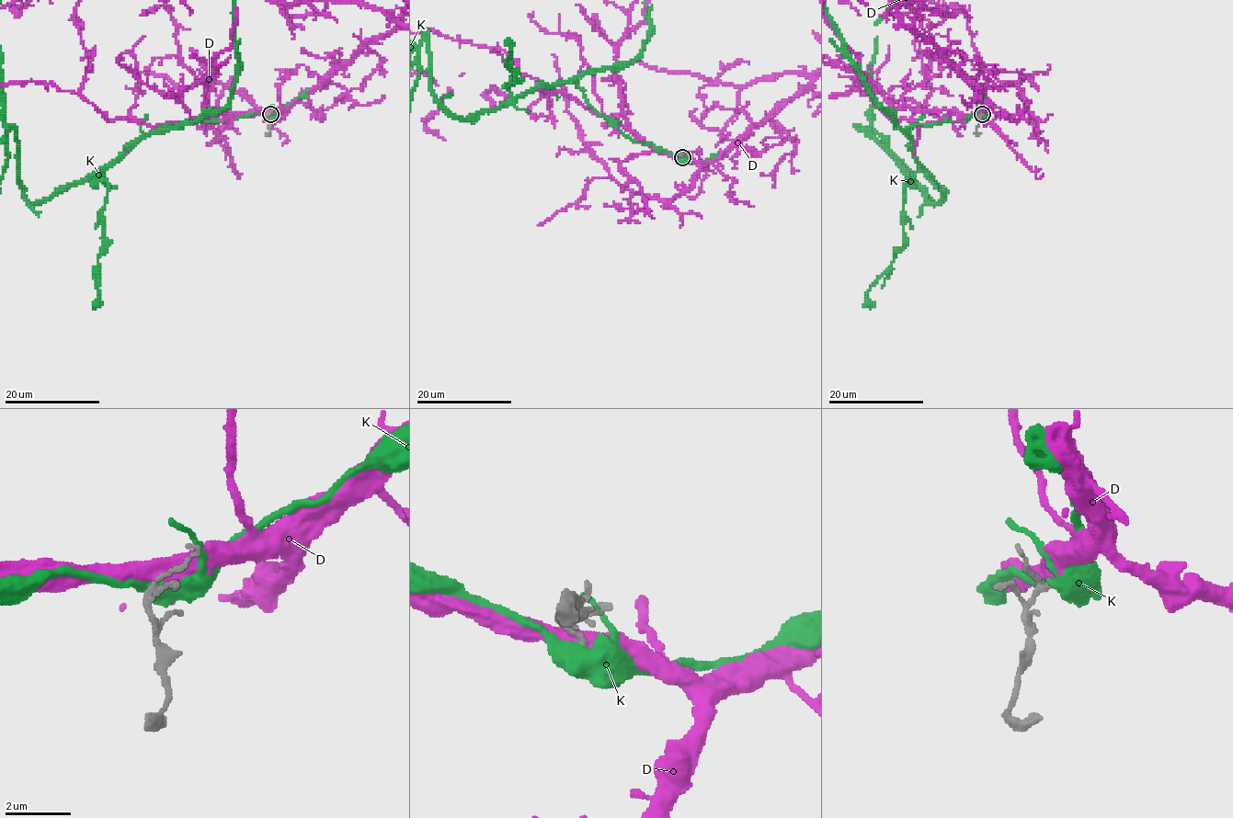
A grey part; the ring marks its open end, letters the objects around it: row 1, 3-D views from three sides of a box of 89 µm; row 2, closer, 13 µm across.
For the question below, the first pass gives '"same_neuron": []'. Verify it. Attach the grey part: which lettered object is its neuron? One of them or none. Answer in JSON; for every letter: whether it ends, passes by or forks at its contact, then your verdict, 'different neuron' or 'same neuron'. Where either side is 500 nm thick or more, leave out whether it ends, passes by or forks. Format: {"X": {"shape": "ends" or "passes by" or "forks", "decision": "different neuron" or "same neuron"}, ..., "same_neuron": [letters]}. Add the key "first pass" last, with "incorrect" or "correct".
{"D": {"shape": "passes by", "decision": "same neuron"}, "K": {"decision": "different neuron"}, "same_neuron": ["D"], "first pass": "incorrect"}

